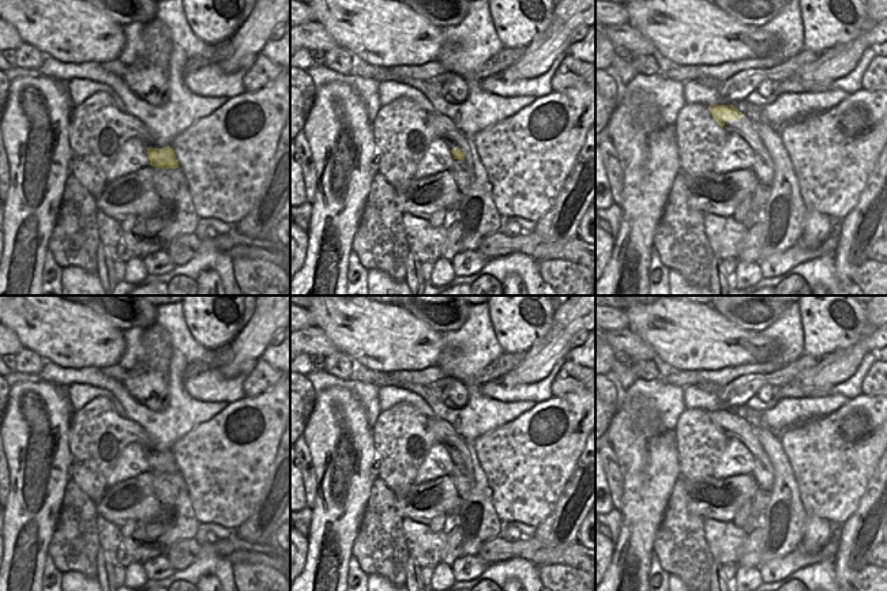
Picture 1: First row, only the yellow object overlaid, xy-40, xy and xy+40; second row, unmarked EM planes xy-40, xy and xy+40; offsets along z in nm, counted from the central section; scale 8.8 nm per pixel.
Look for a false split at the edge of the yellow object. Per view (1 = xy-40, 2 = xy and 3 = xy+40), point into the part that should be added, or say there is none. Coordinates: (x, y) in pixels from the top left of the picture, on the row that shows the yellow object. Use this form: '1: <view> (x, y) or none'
1: none
2: none
3: none

